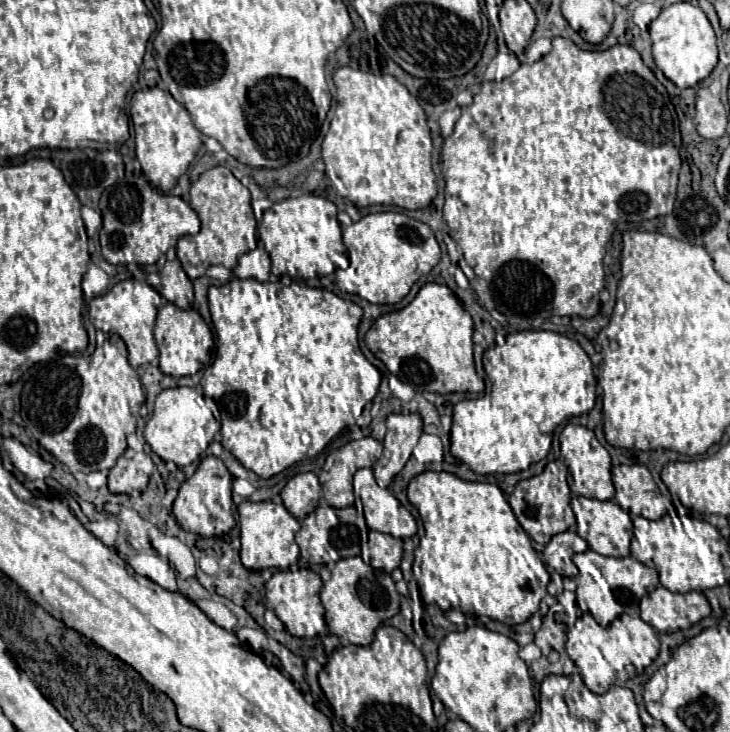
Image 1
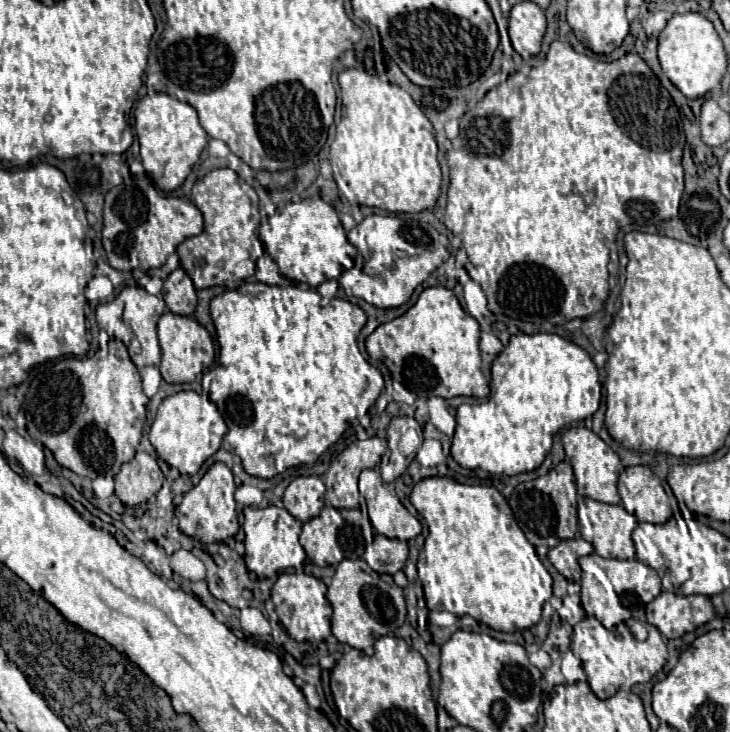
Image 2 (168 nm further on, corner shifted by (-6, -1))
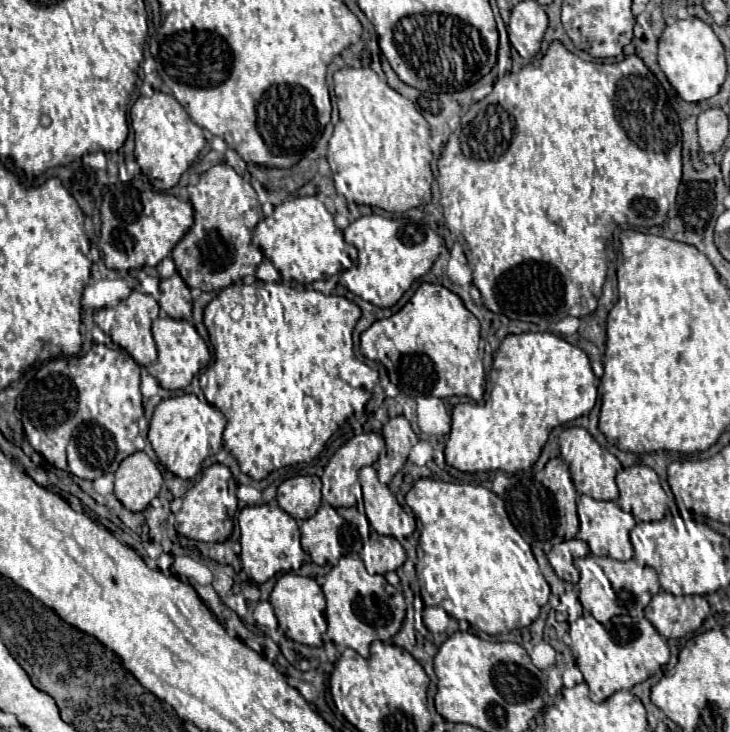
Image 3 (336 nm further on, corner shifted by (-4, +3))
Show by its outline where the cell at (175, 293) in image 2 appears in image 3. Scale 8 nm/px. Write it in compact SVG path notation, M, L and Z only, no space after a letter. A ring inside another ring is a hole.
M177 272L171 278L161 280L159 290L161 290L159 308L163 314L175 320L191 318L191 292Z

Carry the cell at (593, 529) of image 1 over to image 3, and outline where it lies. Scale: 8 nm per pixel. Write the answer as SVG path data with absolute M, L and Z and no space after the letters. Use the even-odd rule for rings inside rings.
M582 495L577 501L577 513L580 522L577 538L563 541L567 542L573 561L589 554L589 548L591 548L593 556L609 556L613 560L631 560L633 558L633 546L629 540L629 532L635 526L635 518L629 512L623 512L617 506L617 502L601 502L591 496Z

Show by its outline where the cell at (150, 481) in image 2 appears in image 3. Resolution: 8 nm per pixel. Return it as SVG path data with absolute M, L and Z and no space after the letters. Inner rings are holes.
M135 452L125 458L114 475L114 494L131 512L145 510L159 494L161 472L145 452Z

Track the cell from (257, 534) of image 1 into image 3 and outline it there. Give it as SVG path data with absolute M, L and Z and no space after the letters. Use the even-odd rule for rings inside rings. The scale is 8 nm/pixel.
M275 502L261 506L247 506L239 514L241 528L241 564L243 572L257 584L267 582L277 572L299 572L305 552L299 544L299 526L297 522L283 512Z

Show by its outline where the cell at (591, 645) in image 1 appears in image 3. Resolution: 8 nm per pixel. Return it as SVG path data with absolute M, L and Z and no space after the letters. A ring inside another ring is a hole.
M585 612L571 624L569 636L573 640L571 652L575 656L575 664L589 686L593 702L603 702L619 690L631 690L669 662L667 640L645 618L631 620L629 624L613 624L613 630L605 630L603 624Z

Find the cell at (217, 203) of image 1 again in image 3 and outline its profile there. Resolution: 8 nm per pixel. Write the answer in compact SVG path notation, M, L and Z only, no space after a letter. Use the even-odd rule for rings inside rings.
M217 164L209 168L205 174L201 174L195 186L187 186L187 192L195 208L195 222L171 252L177 272L181 274L185 284L189 288L199 288L203 292L217 292L231 284L241 282L245 276L253 276L264 259L261 250L252 244L253 228L261 220L261 204L257 200L253 186L245 182L229 164Z

